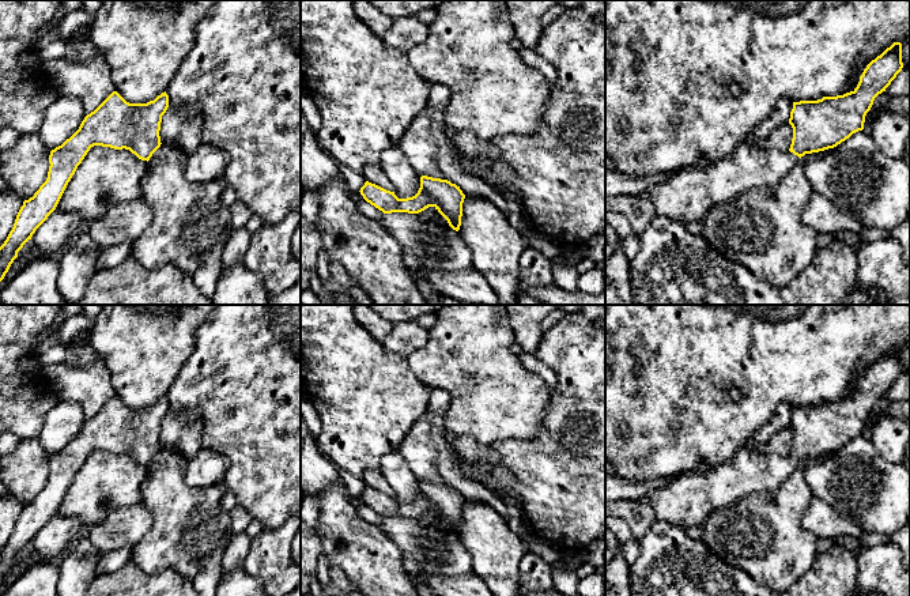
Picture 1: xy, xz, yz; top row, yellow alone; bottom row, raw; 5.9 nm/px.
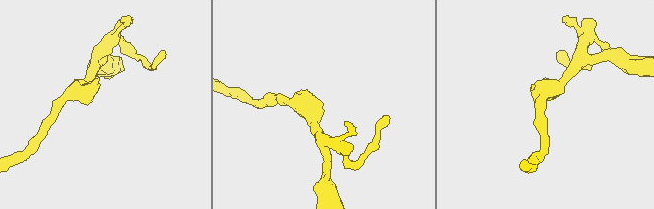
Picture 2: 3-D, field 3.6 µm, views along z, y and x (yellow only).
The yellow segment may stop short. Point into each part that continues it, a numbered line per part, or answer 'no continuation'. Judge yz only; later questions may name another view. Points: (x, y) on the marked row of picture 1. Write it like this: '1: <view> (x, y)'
1: yz (688, 195)

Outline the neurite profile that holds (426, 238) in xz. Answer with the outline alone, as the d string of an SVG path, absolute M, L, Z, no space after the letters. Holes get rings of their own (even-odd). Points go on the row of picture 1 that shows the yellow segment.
M435 207L419 214L385 214L378 222L400 244L408 269L472 269L469 248Z

